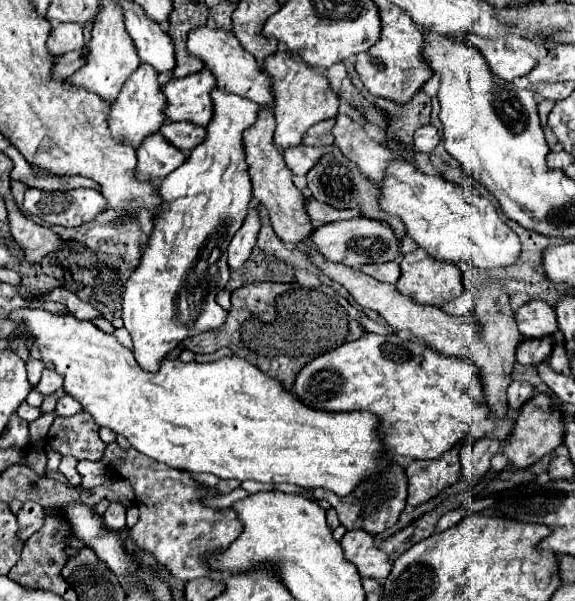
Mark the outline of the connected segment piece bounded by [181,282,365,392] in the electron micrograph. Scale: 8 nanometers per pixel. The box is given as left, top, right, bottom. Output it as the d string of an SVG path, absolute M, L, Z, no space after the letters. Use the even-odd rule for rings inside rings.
M257 282L235 290L231 294L231 304L229 318L219 330L185 338L181 346L195 354L207 354L227 346L239 358L257 366L271 378L277 378L287 392L291 392L295 374L307 362L321 352L353 342L365 334L361 324L363 314L327 286L301 288L299 284Z

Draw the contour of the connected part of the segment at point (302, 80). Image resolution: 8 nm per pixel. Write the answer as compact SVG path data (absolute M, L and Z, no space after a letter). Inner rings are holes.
M275 52L265 60L265 72L271 78L271 92L275 98L273 112L277 120L275 130L275 146L285 150L293 146L303 144L303 136L307 130L323 120L335 118L339 112L339 100L337 94L331 90L329 80L321 74L315 74L305 62L301 62L297 56L291 56L289 52Z

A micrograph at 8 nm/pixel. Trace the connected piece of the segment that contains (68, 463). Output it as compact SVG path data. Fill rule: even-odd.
M63 456L61 458L59 472L69 480L71 486L79 486L79 482L81 482L81 476L79 476L79 472L77 472L75 466L77 466L77 460L75 458L69 458L69 456Z

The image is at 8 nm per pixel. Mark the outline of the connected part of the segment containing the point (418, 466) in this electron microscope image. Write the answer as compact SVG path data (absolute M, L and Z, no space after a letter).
M461 440L453 450L447 450L443 456L439 456L435 462L421 462L413 460L407 466L407 478L409 478L409 498L407 504L419 506L431 498L435 498L445 486L451 486L457 482L461 474L461 448L467 442Z

